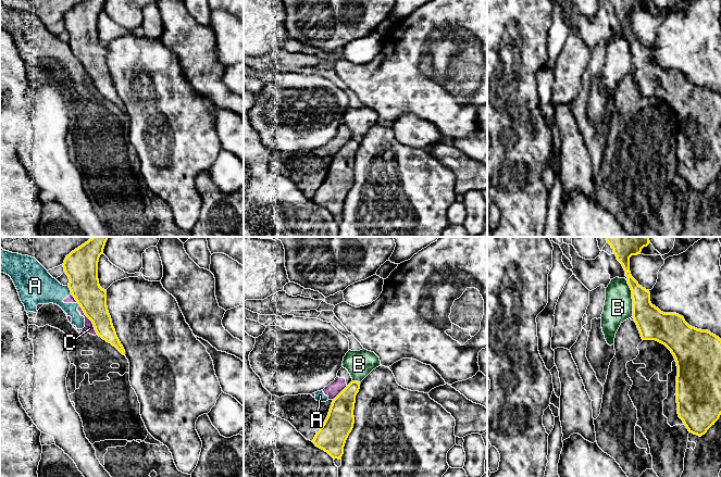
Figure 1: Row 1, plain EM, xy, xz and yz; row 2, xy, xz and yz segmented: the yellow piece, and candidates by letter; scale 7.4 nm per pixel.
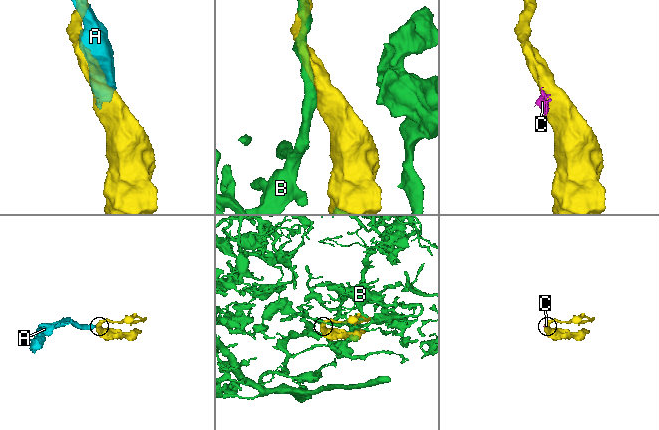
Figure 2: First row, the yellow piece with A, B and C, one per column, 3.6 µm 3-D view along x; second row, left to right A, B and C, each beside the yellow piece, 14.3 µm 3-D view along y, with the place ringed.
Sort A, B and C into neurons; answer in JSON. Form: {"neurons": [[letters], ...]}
{"neurons": [["A", "C"], ["B"]]}

